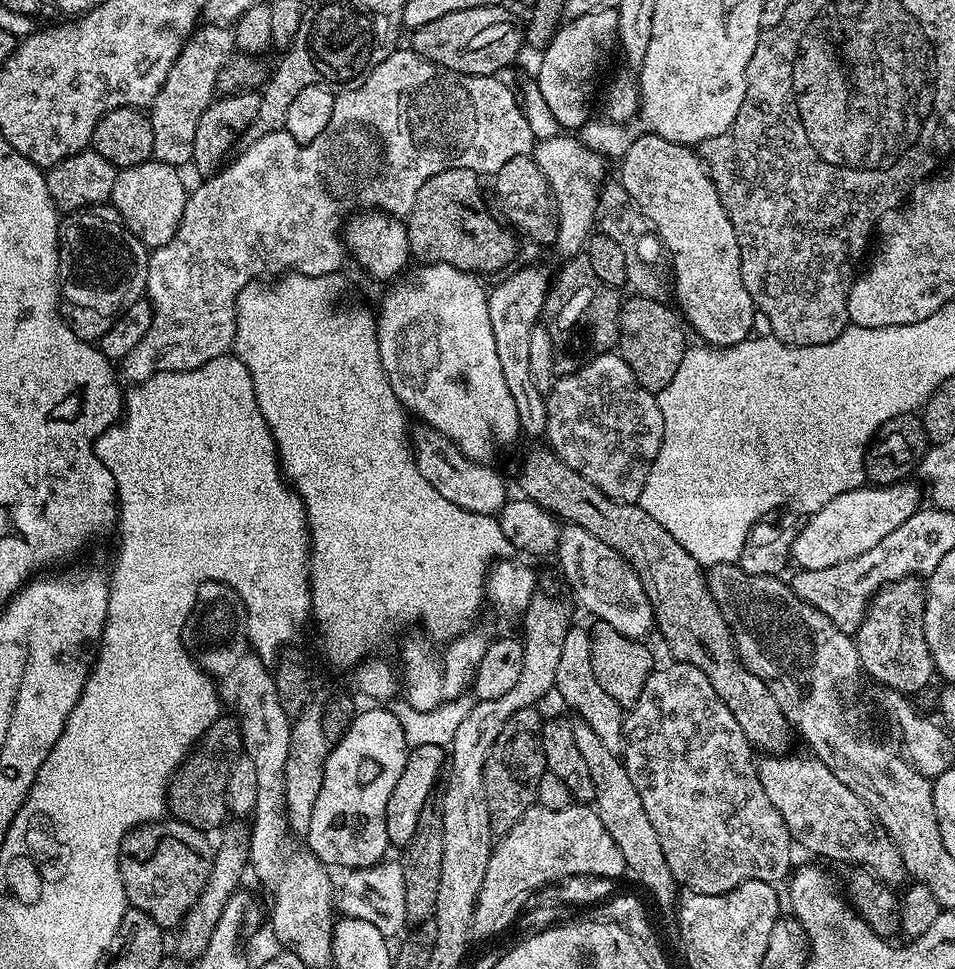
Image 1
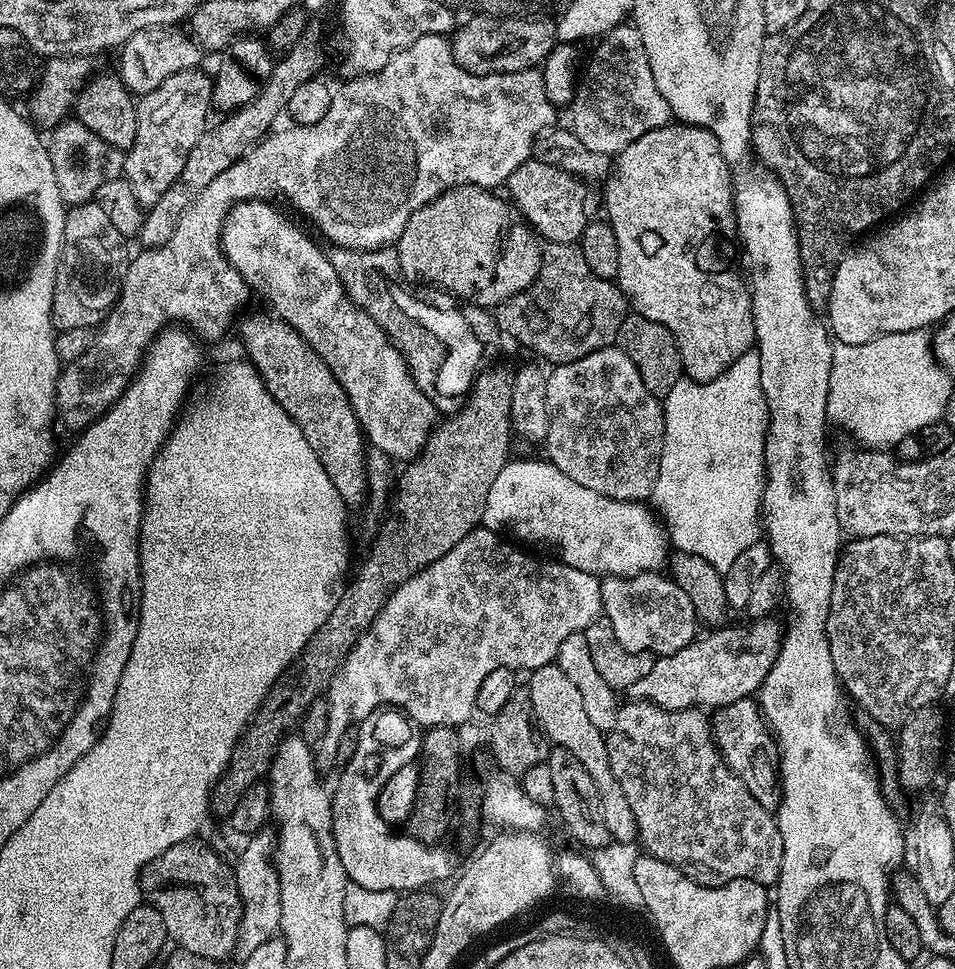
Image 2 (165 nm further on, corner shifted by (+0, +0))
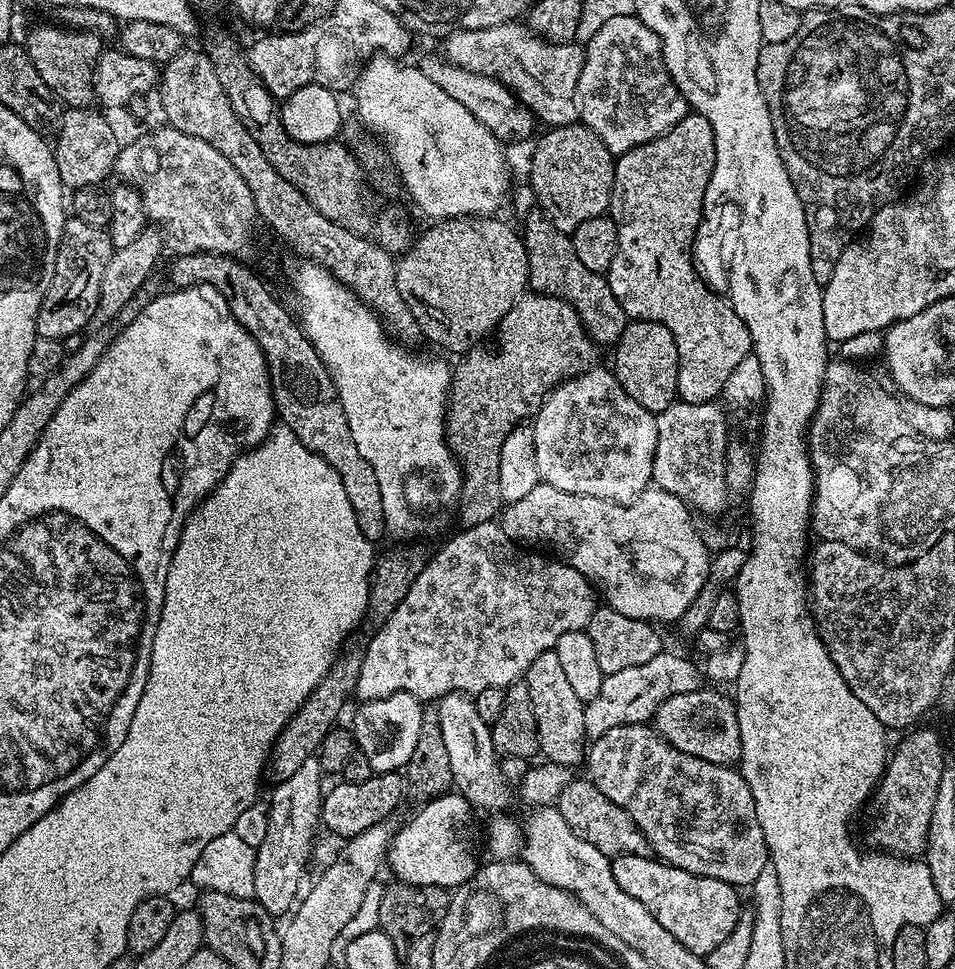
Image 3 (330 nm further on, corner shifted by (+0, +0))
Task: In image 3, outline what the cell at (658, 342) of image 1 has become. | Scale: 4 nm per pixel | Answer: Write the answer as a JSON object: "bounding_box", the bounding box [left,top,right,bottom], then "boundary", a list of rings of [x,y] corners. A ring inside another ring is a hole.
{"bounding_box":[614,319,680,413],"boundary":[[[633,319],[622,330],[622,338],[614,346],[616,365],[614,371],[616,381],[650,413],[666,410],[666,406],[677,403],[678,370],[680,369],[680,355],[678,346],[674,342],[674,334],[666,330],[653,320]]]}

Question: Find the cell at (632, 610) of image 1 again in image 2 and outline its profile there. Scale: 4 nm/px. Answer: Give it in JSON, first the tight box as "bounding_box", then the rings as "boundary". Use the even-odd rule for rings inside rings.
{"bounding_box":[600,573,698,656],"boundary":[[[663,573],[605,577],[600,586],[600,605],[603,617],[614,630],[614,636],[631,653],[669,656],[697,639],[698,619],[690,596]]]}

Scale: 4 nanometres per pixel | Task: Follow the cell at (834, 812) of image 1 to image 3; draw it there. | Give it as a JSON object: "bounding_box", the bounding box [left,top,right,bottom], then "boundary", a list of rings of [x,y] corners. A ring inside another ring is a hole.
{"bounding_box":[654,686,742,765],"boundary":[[[701,686],[694,692],[674,694],[674,698],[668,698],[662,702],[662,706],[658,706],[654,717],[656,732],[666,742],[694,758],[715,764],[735,765],[742,750],[736,701],[731,695],[723,696],[720,692],[723,691],[712,686]]]}

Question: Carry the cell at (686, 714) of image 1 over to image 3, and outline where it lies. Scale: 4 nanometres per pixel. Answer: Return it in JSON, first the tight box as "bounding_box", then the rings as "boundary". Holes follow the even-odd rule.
{"bounding_box":[586,723,770,886],"boundary":[[[643,723],[614,726],[614,730],[606,730],[602,738],[591,741],[586,752],[587,768],[587,779],[598,786],[614,806],[622,806],[622,810],[634,818],[649,849],[664,863],[693,872],[695,876],[718,878],[733,886],[750,886],[769,864],[770,853],[758,822],[754,794],[750,794],[750,786],[735,767],[694,758],[662,739],[655,727]]]}

